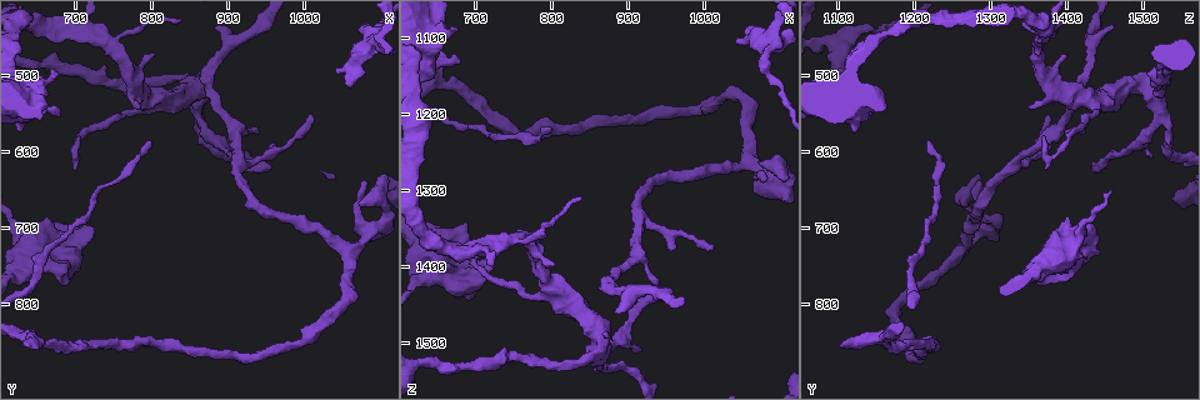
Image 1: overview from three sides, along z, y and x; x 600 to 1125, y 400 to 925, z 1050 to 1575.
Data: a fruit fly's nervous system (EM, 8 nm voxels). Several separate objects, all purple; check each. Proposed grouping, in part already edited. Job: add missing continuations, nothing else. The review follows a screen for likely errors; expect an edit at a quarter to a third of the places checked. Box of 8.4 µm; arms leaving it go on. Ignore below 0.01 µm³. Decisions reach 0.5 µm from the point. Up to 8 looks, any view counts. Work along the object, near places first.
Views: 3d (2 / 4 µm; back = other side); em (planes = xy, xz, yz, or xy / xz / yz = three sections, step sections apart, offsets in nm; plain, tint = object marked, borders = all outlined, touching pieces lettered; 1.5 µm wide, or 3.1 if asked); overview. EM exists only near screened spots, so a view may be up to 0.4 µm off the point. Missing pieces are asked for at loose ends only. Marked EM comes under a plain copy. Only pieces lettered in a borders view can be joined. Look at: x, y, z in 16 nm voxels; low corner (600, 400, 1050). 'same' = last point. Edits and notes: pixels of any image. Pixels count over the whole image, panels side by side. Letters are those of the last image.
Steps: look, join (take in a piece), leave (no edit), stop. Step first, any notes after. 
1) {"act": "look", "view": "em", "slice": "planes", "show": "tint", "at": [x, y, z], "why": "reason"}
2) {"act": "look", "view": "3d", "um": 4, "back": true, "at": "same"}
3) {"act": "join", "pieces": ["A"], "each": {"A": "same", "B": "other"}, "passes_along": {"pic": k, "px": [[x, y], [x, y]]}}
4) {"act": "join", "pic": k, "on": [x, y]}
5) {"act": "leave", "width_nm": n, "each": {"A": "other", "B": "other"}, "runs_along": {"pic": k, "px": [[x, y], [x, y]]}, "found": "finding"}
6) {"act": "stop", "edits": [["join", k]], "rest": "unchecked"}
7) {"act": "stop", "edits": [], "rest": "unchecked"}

{"act": "look", "view": "em", "slice": "yz", "step": 4, "show": "tint", "at": [1060, 515, 1085], "why": "free end"}

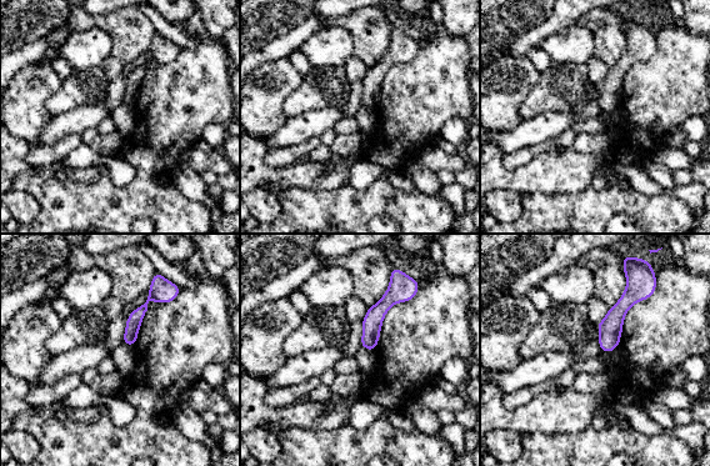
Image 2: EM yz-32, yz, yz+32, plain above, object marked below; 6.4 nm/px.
{"act": "look", "view": "em", "slice": "planes", "show": "borders", "at": "same"}

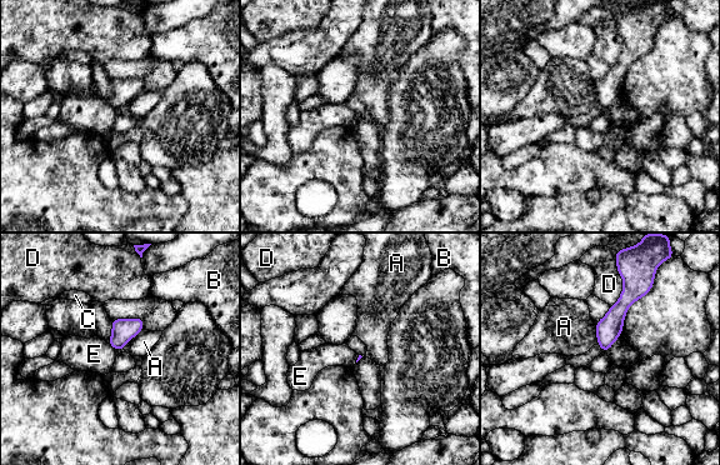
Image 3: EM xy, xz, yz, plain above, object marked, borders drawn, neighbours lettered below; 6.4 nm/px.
{"act": "leave", "each": {"A": "other", "B": "other", "C": "other", "D": "other", "E": "other"}, "border": {"pic": 3, "px": [[109, 343], [116, 350]]}, "found": "none of them fits"}

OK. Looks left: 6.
{"act": "look", "view": "em", "slice": "planes", "show": "borders", "at": [800, 585, 1220], "why": "end of a long branch"}

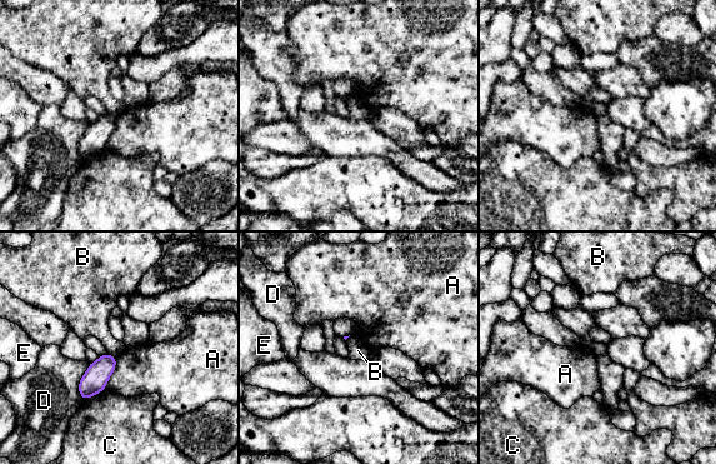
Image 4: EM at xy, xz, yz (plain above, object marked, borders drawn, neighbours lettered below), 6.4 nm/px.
{"act": "leave", "longest_contact_nm": ["D", 240], "each": {"A": "other", "B": "other", "C": "other", "D": "other", "E": "other"}, "found": "no lettered piece goes on from it"}

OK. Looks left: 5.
{"act": "look", "view": "3d", "um": 2, "at": [640, 855, 1105]}

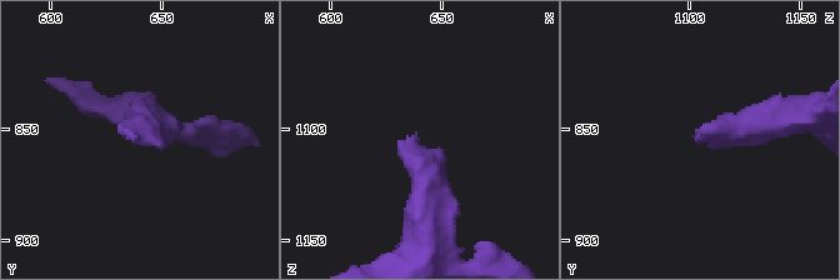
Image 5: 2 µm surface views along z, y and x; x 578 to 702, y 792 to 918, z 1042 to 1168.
{"act": "look", "view": "em", "slice": "planes", "show": "borders", "at": [637, 854, 1101]}

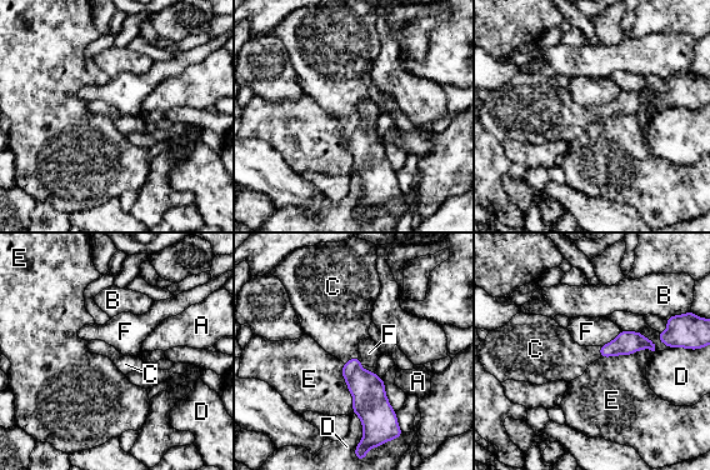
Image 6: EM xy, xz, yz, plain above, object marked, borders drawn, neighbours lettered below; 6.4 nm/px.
{"act": "join", "pic": 6, "on": [338, 323], "each": {"A": "other", "B": "other", "C": "same", "D": "other", "E": "other", "F": "other"}, "passes_along": {"pic": 6, "px": [[368, 390], [350, 359], [338, 323]]}, "found": "the neuron continues"}

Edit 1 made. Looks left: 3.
{"act": "stop", "edits": [["join", 6]], "rest": "unchecked"}

